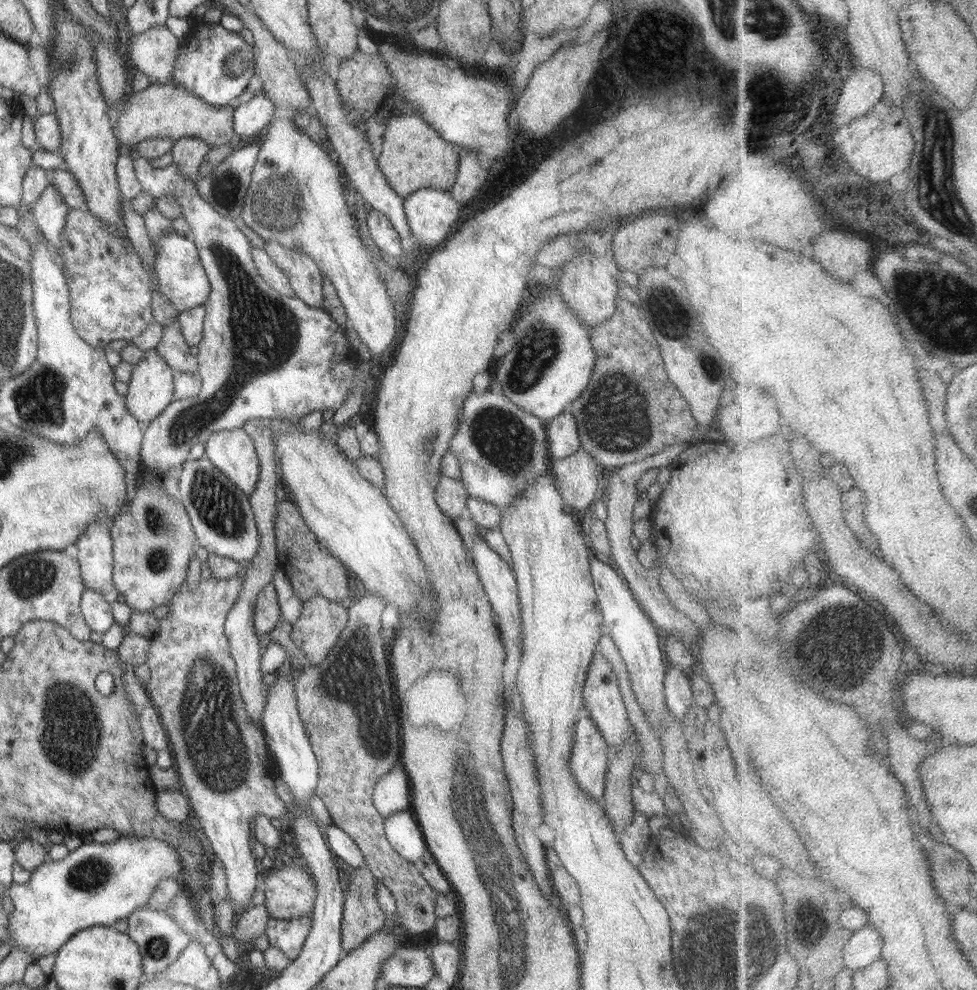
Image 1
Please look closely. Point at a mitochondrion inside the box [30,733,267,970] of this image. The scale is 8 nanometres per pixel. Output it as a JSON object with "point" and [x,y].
{"point":[89,873]}

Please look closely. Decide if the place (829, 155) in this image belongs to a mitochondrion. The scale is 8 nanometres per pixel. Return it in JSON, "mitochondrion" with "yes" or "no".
{"mitochondrion":"no"}

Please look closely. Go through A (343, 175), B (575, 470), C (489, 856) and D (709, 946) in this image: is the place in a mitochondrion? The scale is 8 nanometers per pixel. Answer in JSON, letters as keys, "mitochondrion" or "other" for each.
{"A":"other","B":"other","C":"mitochondrion","D":"mitochondrion"}

